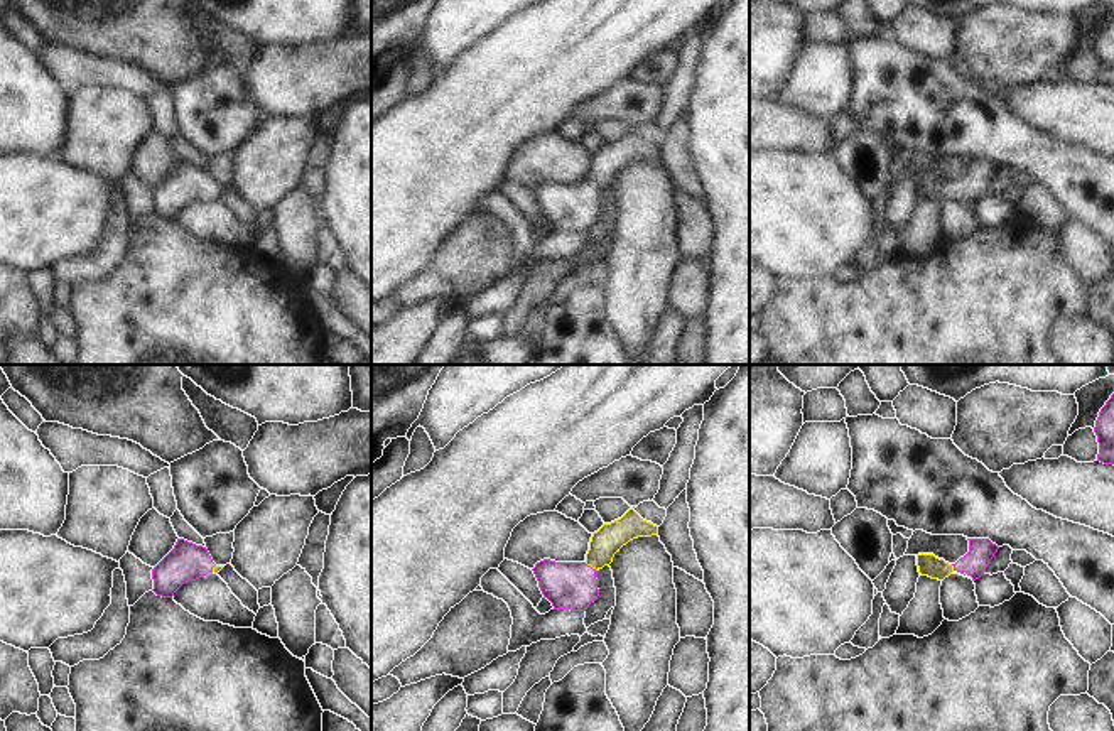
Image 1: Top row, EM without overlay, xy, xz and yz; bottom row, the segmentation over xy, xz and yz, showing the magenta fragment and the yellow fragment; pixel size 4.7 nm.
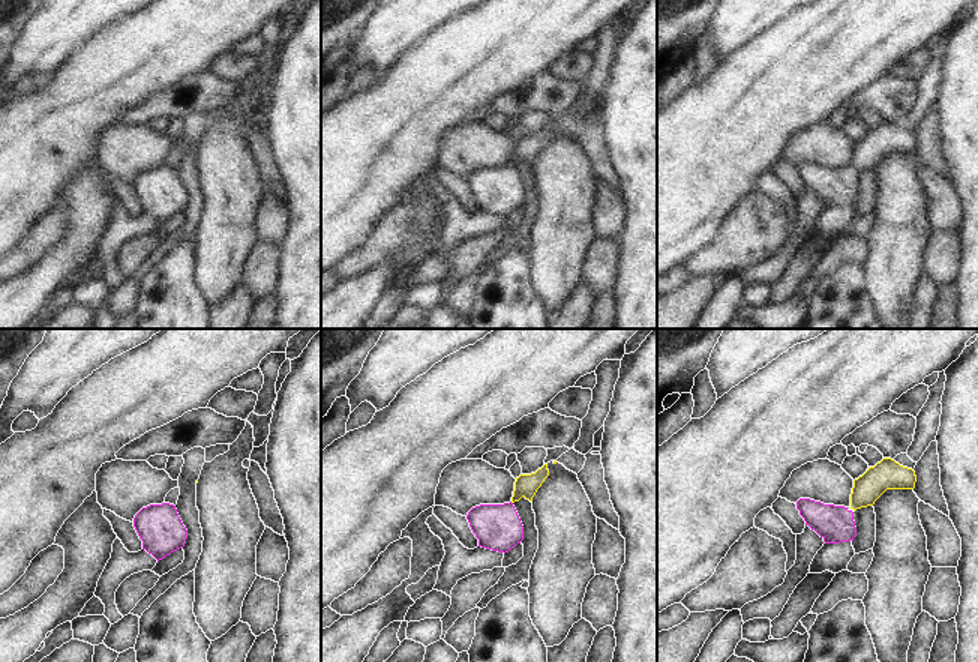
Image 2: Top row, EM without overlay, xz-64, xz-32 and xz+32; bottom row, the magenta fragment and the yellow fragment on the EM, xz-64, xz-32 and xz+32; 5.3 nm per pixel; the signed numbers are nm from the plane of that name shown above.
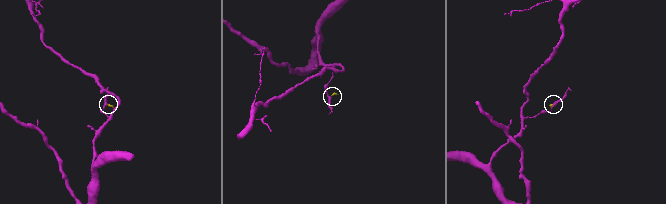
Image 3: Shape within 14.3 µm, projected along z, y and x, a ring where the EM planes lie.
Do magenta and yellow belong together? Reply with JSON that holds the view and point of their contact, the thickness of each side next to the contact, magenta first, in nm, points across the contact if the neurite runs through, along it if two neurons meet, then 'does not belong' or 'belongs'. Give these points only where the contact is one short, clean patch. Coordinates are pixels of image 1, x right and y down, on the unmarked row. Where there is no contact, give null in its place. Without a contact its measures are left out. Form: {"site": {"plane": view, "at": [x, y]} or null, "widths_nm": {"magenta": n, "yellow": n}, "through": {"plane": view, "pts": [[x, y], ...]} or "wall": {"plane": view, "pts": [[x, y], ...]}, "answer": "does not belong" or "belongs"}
{"site": {"plane": "xz", "at": [589, 188]}, "widths_nm": {"magenta": 220, "yellow": 140}, "through": {"plane": "xz", "pts": [[573, 208], [589, 188], [608, 162]]}, "answer": "belongs"}

